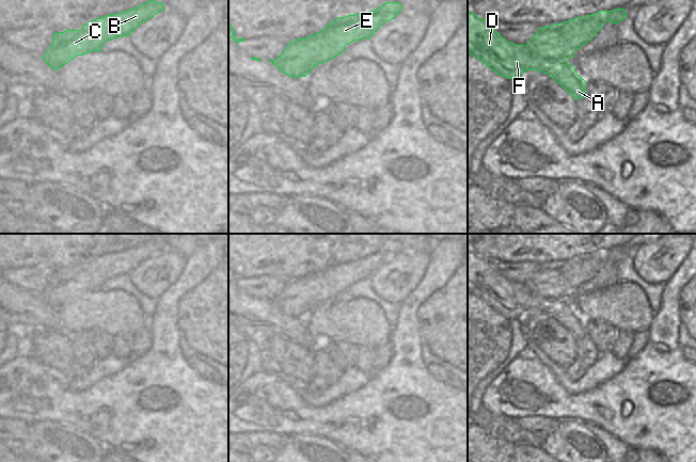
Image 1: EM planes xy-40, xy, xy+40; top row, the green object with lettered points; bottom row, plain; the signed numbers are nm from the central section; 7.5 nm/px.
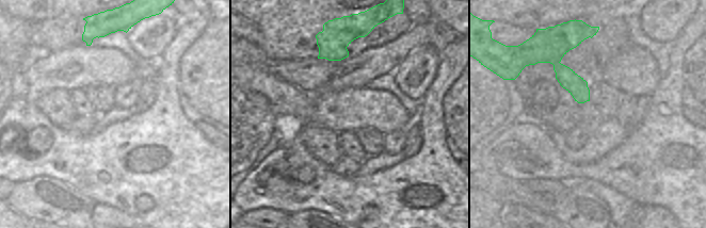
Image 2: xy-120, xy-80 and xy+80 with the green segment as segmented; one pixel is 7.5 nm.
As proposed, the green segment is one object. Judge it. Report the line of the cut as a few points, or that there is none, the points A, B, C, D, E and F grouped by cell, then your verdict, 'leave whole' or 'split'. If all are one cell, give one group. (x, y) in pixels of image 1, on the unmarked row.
cut in xy+40 along (525, 284), (527, 293), (533, 299), (565, 300); A D F / B C E; split

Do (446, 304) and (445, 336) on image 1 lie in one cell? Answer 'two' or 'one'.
one

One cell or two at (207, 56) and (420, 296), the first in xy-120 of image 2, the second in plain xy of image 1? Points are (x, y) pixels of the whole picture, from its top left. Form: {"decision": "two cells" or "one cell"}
{"decision": "two cells"}

